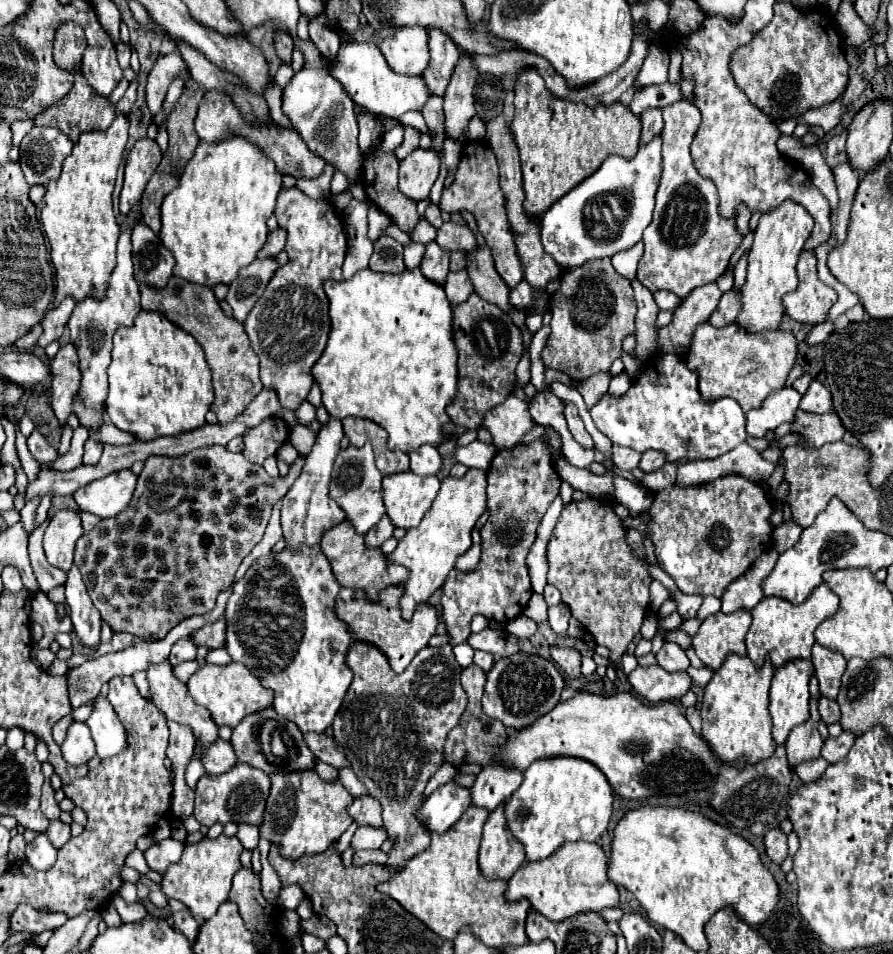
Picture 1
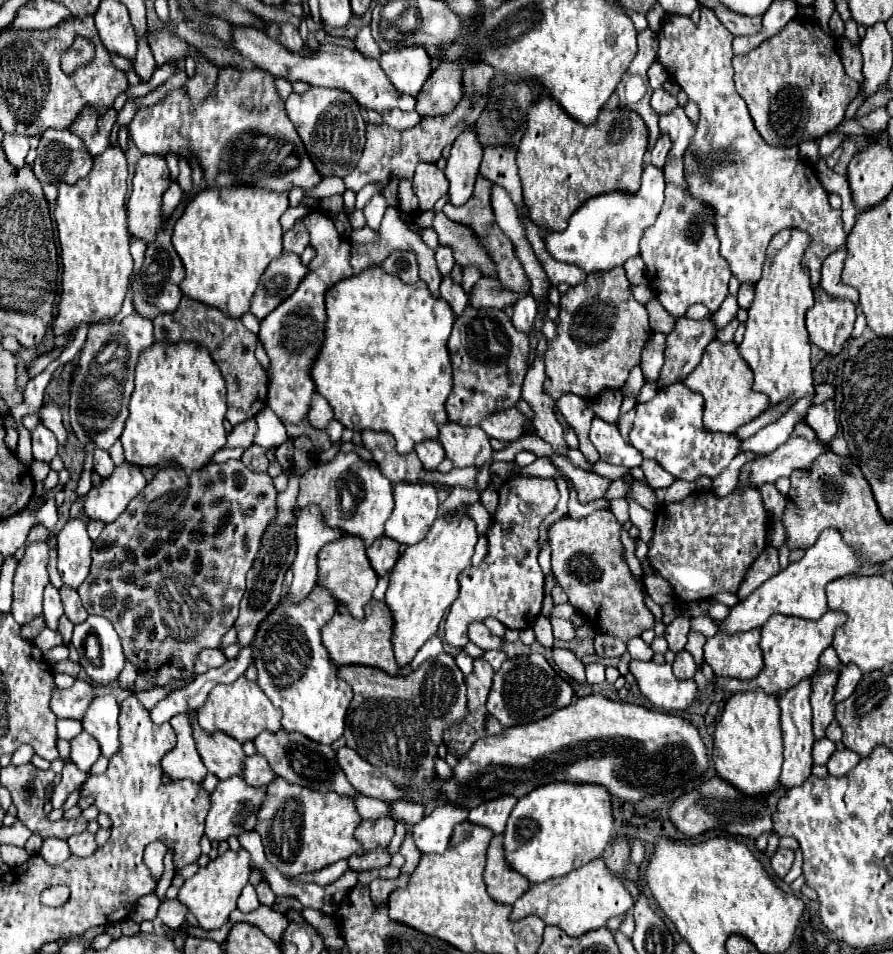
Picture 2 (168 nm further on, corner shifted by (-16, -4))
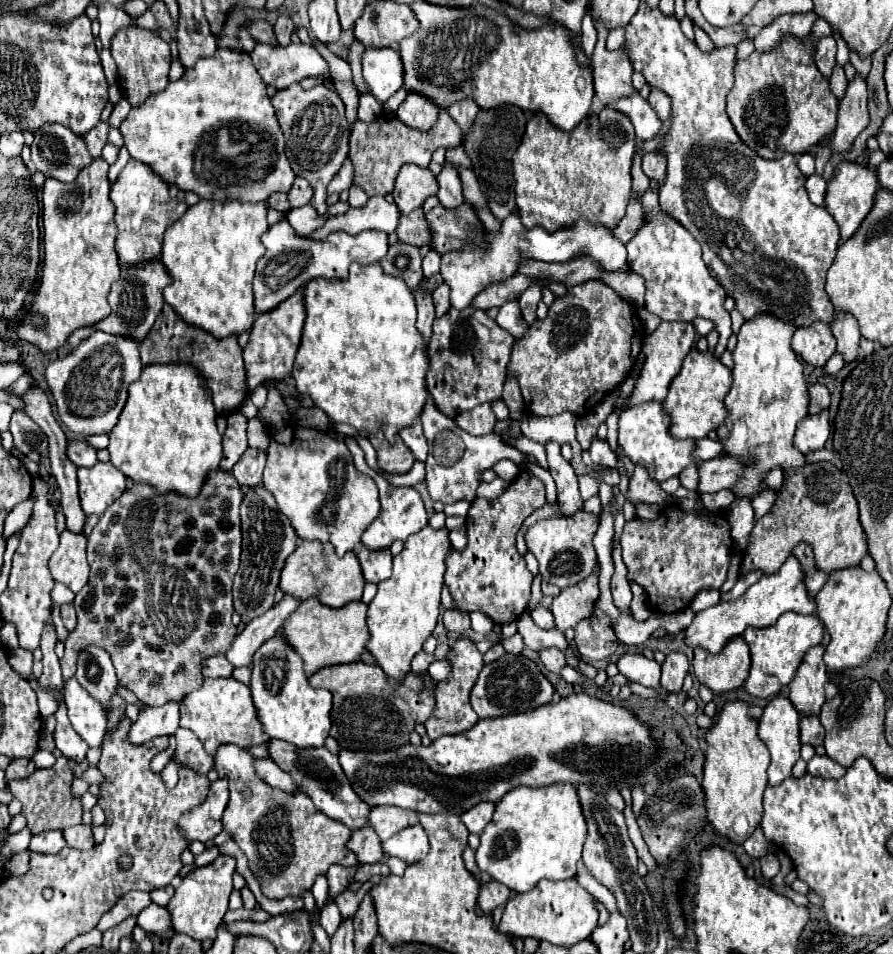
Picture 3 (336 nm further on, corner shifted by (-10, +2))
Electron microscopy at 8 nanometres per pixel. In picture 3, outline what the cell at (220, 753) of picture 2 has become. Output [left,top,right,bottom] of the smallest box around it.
[214,745,358,897]

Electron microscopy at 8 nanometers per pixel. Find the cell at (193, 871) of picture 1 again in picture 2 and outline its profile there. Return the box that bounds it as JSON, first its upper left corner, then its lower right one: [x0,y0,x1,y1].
[178,849,250,931]

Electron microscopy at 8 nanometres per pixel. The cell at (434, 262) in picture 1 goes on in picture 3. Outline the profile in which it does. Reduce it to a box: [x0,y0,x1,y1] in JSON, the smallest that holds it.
[434,283,450,317]

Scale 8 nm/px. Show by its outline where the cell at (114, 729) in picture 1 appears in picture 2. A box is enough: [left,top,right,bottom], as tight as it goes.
[82,693,120,757]

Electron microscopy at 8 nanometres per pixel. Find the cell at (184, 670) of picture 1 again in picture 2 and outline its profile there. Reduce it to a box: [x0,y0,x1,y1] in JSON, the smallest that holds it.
[136,689,170,709]

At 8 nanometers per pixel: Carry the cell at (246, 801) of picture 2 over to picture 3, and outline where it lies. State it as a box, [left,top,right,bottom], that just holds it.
[178,779,228,841]

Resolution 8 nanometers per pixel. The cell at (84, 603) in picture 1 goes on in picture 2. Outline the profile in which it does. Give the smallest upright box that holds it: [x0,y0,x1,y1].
[72,617,124,685]

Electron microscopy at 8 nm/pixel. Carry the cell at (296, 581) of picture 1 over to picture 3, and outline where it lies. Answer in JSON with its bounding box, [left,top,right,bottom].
[250,629,332,749]

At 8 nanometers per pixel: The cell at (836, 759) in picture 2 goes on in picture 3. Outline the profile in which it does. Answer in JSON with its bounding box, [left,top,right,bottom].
[808,755,846,779]

